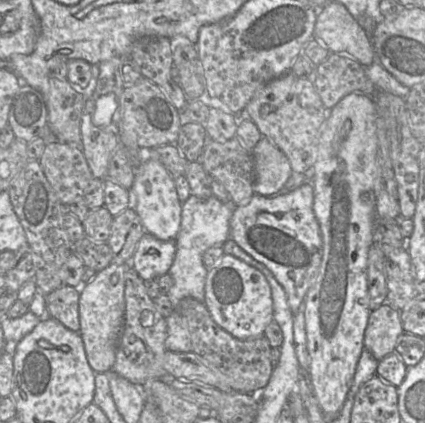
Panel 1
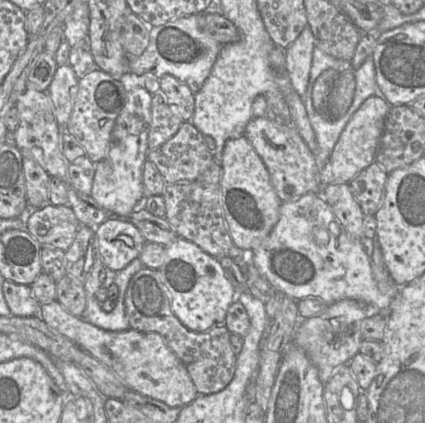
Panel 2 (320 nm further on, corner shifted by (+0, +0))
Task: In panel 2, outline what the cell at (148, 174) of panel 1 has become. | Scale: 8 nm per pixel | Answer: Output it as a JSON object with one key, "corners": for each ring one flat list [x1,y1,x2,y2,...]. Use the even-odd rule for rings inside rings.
{"corners":[[145,88,127,91,125,105,116,119,107,156,95,164,95,175,90,196,104,209,119,218,132,214,144,199,142,170,147,161,148,134,151,124,152,94]]}

